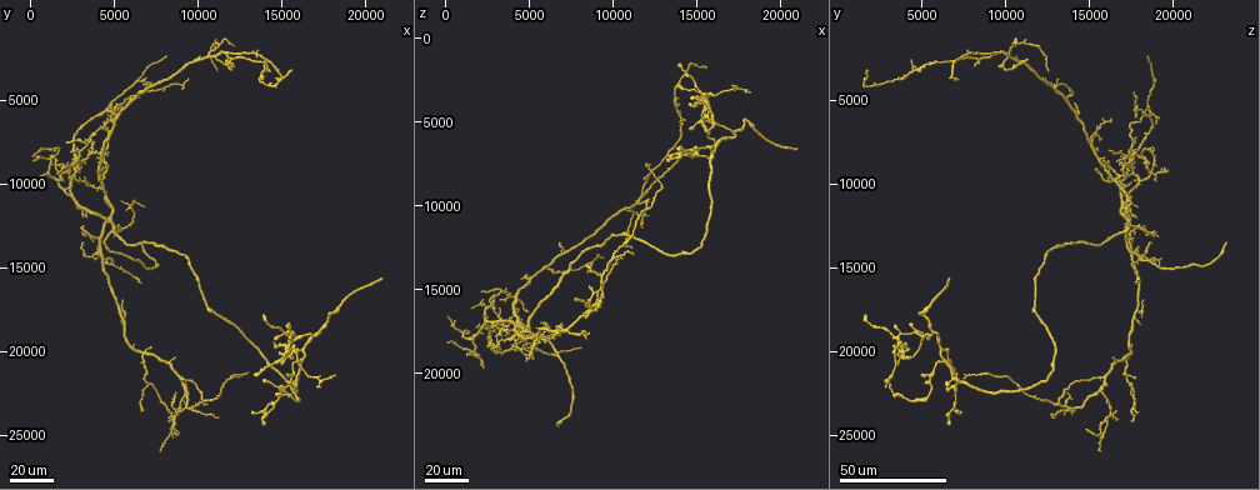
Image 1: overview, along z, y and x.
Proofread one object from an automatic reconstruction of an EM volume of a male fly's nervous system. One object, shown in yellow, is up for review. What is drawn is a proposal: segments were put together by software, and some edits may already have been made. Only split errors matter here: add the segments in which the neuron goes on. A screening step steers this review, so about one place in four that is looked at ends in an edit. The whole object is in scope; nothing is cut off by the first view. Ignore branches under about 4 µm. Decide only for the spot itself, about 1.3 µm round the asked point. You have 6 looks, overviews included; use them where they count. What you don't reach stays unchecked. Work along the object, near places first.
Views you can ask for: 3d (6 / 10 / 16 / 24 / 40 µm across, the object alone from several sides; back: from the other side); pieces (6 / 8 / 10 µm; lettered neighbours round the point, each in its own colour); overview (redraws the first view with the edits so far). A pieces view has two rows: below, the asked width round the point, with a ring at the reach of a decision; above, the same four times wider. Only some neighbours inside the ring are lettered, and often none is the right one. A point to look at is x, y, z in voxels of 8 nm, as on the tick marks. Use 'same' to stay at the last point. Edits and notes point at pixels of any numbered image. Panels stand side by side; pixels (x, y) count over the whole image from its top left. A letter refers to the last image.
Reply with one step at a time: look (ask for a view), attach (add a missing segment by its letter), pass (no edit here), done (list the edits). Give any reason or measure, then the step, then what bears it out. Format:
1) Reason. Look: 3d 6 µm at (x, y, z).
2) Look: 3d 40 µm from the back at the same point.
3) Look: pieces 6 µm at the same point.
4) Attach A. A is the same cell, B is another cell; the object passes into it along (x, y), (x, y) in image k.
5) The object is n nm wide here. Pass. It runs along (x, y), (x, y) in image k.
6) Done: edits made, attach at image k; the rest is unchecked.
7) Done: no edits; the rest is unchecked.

Look: 3d 40 µm at (2200, 10400, 17600).

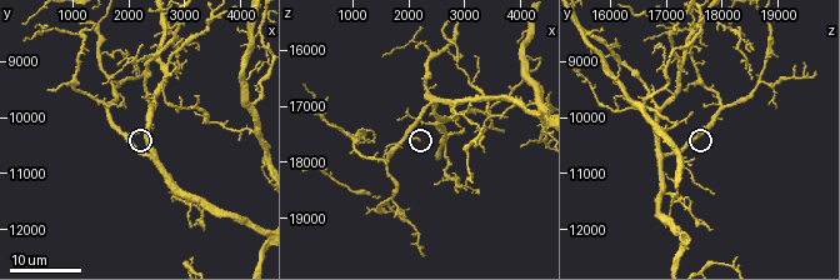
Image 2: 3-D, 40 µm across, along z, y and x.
Look: pieces 8 µm at (2200, 10200, 17600).

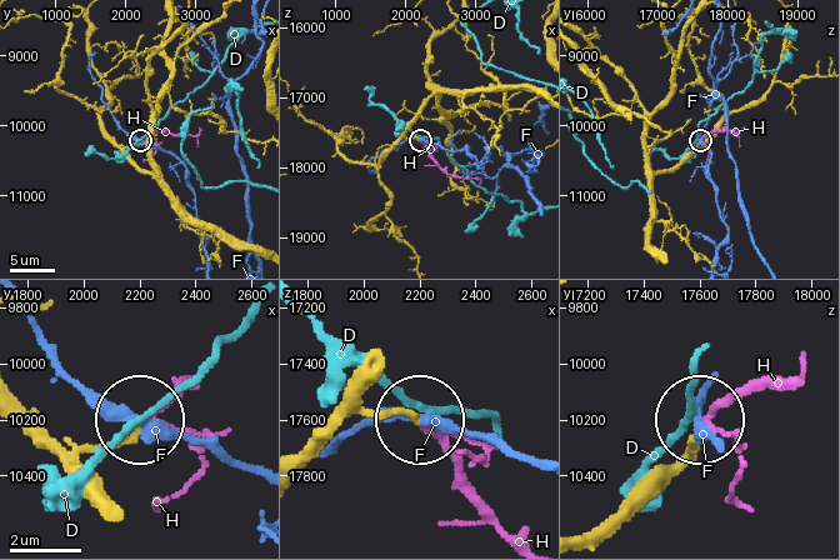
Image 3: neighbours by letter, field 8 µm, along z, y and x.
Attach H. H is the same cell, D and F are other cells; the object passes into it along (369, 386), (363, 404), (420, 419), (468, 494), (513, 536) in image 3; it goes on there.

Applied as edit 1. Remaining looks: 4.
Free end. Look: 3d 40 µm at (15400, 21600, 5000).

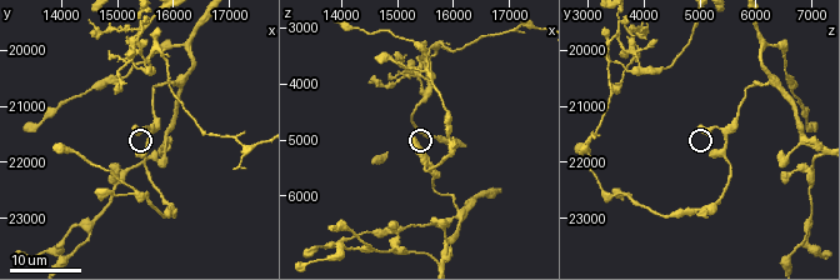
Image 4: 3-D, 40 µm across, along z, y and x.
Zoom in. Look: 3d 6 µm at (15300, 21400, 5000).

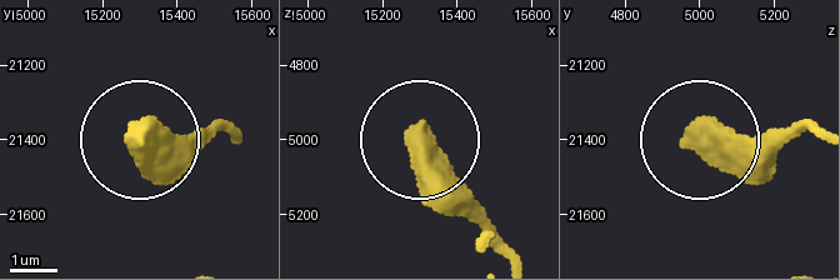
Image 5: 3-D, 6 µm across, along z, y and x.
What lies round it. Look: pieces 6 µm at (15300, 21400, 4970).

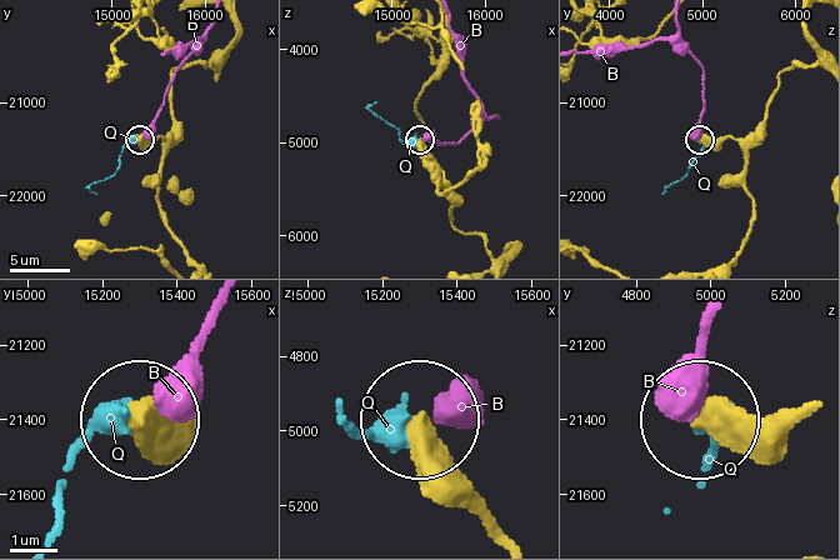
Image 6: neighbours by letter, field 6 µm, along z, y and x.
The object is 460 nm wide here. Pass. B and Q are other cells; it runs along (508, 539), (424, 424) in image 6; none of them fits.

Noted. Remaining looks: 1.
Done: edits made, attach at image 3; the rest is unchecked.

